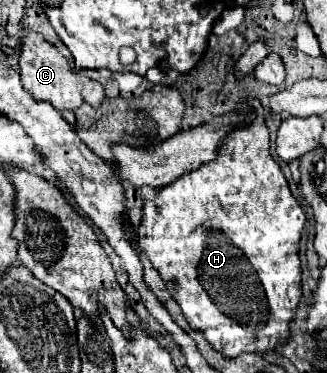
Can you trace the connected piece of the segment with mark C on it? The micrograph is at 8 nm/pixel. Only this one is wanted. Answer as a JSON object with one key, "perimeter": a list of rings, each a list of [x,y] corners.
{"perimeter":[[[30,32],[22,38],[20,46],[20,78],[22,86],[38,100],[48,100],[58,110],[76,110],[82,102],[88,102],[90,106],[98,106],[104,100],[104,88],[100,82],[90,80],[86,76],[80,76],[72,72],[68,60],[42,38],[38,32]]]}

